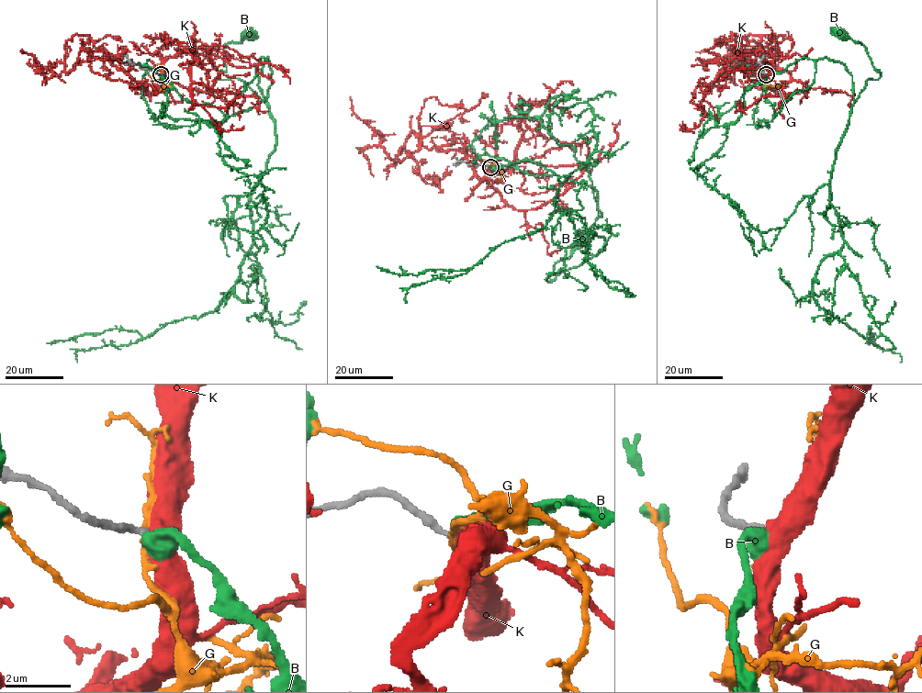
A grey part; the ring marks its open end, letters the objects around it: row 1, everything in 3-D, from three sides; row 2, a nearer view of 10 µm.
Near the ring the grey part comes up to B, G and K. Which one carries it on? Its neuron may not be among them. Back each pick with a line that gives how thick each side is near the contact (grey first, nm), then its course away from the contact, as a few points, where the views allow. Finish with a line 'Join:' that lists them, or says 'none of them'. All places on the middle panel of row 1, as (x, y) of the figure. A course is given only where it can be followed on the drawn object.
K: Thickness 240 nm (grey) against 500 nm. Its course: (490, 167), (480, 180), (472, 157), (418, 137), (394, 162), (402, 149), (438, 193)
Join: K

